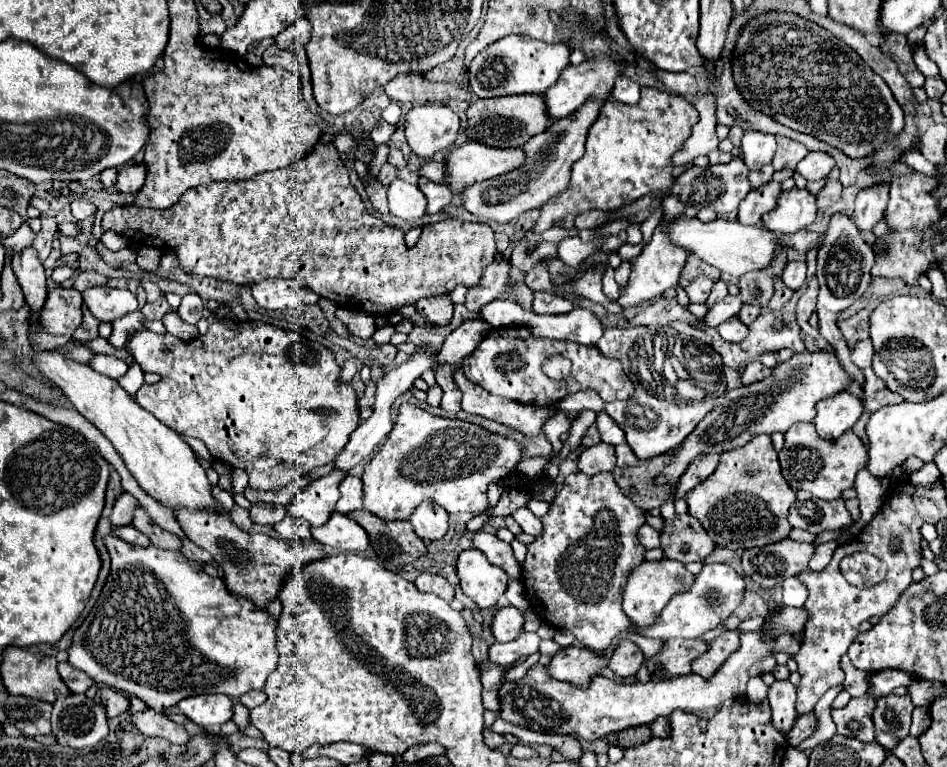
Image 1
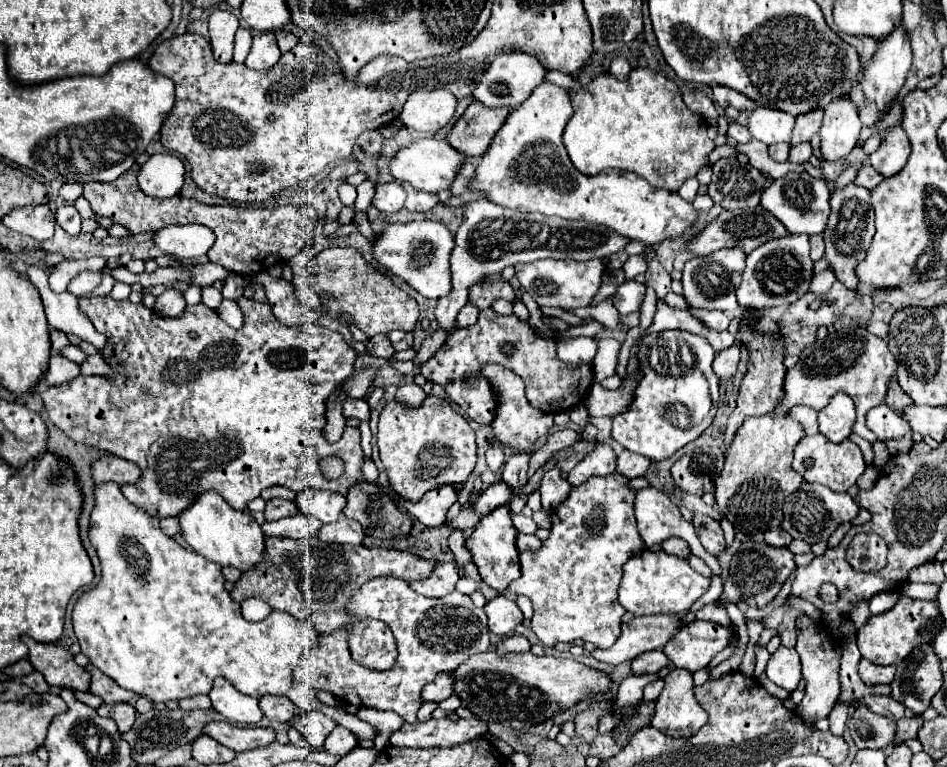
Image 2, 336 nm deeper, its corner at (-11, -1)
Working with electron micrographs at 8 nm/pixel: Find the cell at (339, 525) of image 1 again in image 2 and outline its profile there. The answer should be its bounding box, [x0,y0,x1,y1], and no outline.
[317,516,365,546]

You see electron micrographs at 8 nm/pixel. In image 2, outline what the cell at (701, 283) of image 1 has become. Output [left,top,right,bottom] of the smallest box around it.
[683,250,745,314]

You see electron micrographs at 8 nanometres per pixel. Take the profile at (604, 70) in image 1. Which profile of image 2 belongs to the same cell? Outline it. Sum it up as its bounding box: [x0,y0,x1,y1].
[467,84,695,246]

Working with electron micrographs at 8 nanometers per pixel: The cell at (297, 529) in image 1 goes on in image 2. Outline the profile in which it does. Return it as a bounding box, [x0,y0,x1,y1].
[261,510,321,538]

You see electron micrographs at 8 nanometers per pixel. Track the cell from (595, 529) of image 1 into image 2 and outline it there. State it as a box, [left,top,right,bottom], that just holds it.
[509,472,643,648]

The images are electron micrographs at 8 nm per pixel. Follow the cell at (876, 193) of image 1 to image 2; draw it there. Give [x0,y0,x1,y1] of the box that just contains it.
[869,126,911,178]

